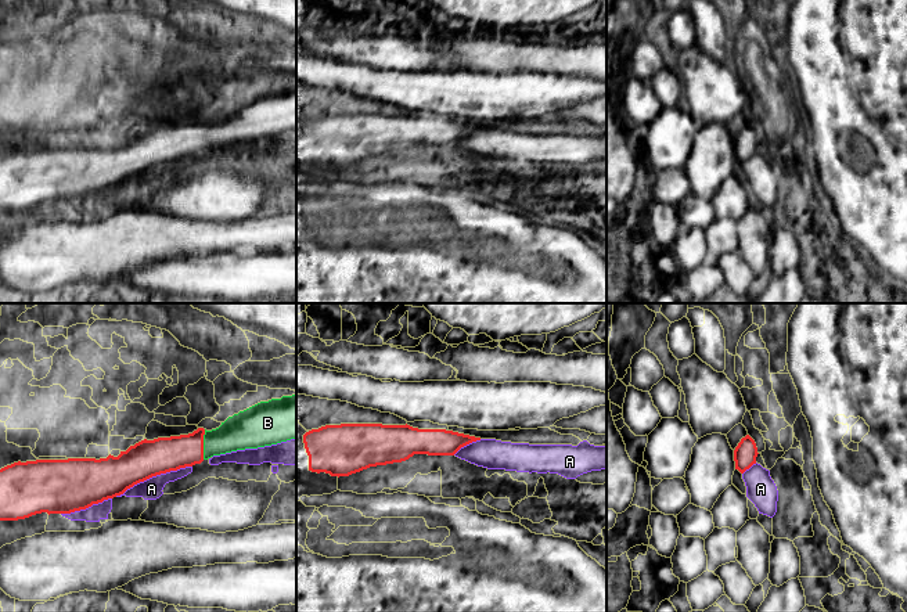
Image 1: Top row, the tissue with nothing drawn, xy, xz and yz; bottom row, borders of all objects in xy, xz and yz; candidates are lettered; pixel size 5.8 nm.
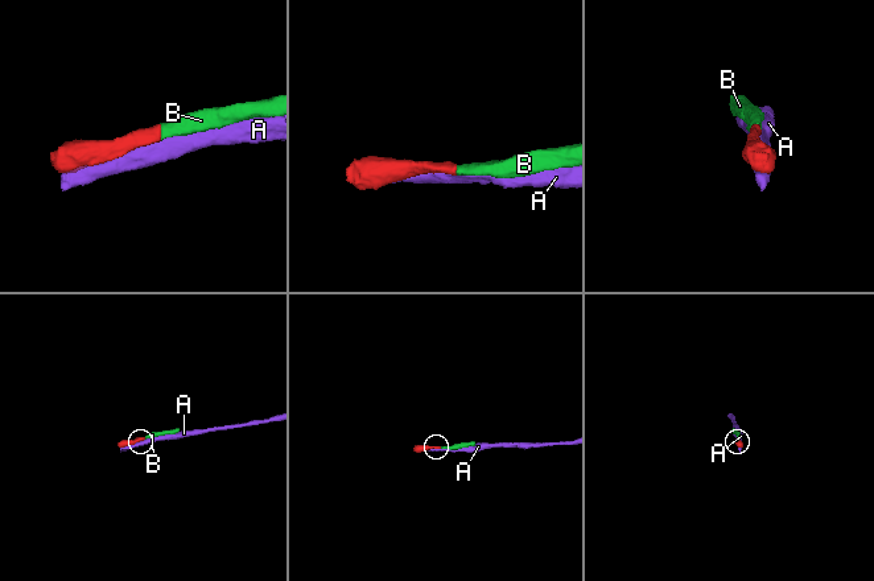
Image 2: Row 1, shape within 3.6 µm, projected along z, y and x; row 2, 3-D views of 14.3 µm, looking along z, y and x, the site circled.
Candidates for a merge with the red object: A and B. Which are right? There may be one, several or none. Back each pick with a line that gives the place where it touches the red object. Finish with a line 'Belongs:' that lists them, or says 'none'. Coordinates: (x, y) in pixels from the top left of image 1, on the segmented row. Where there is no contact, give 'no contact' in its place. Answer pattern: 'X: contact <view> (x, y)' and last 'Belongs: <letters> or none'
B: contact xy (202, 445)
Belongs: B

